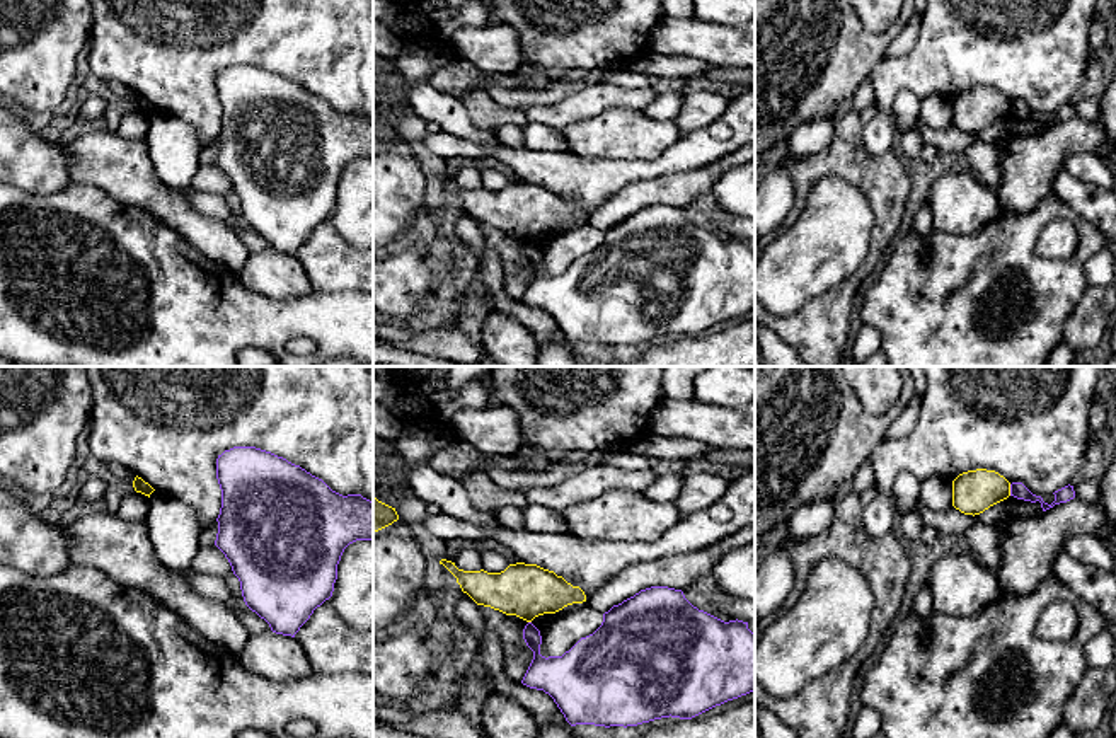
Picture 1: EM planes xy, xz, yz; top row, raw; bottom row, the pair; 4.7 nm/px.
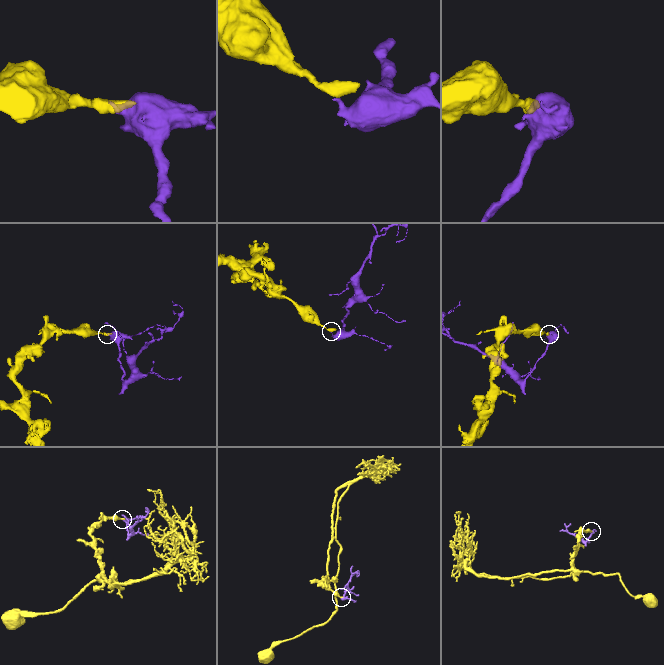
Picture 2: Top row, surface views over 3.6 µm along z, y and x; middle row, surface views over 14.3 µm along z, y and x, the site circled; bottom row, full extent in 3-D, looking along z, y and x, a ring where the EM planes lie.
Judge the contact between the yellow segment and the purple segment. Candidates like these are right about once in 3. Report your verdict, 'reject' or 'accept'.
reject

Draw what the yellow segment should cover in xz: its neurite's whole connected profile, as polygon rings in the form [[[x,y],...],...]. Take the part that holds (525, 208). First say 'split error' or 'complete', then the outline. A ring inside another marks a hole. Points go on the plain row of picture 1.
complete; [[[446,177],[440,182],[457,196],[462,210],[477,223],[516,234],[526,240],[586,220],[579,205],[572,205],[562,194],[537,182],[516,181],[501,191],[463,189]]]

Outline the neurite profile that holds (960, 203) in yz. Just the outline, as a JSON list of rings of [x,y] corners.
[[[968,169],[932,174],[927,201],[932,230],[949,235],[976,234],[1000,215],[997,191],[980,182]]]

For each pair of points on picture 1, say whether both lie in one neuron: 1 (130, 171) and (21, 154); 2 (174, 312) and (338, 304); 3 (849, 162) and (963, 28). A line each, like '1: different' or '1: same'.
1: different
2: same
3: different

